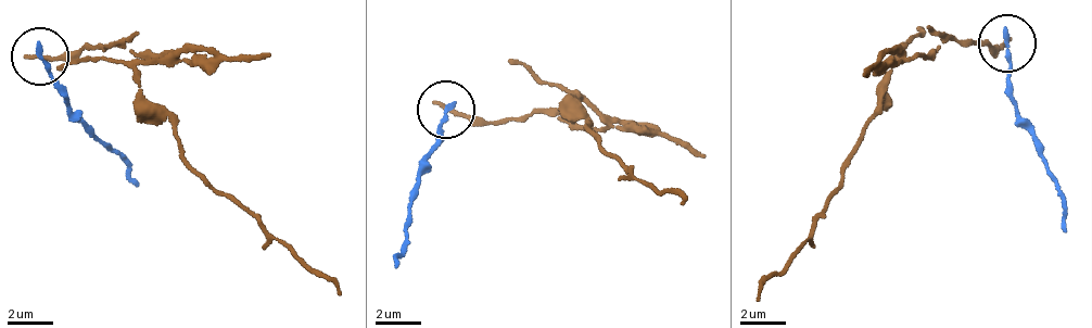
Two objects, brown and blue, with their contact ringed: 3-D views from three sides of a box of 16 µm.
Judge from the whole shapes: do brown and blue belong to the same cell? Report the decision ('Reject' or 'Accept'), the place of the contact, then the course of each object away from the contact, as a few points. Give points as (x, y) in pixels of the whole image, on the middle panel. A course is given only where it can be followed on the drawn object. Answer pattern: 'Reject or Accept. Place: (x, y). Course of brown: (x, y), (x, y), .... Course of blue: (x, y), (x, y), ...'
Reject. Place: (446, 110). Course of brown: (448, 108), (493, 125), (544, 111), (601, 126), (584, 98), (575, 101), (605, 153), (682, 202). Course of blue: (448, 108), (427, 153), (393, 267)

